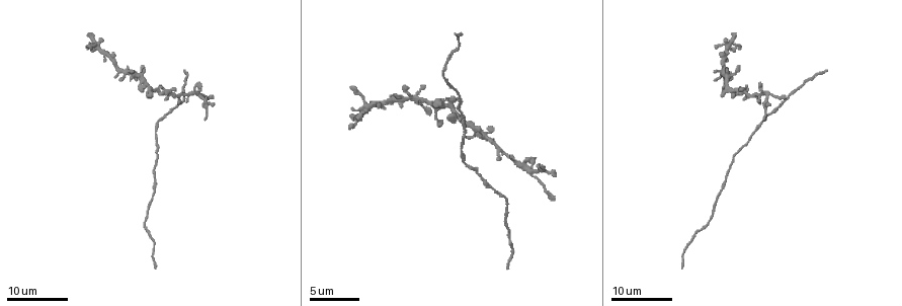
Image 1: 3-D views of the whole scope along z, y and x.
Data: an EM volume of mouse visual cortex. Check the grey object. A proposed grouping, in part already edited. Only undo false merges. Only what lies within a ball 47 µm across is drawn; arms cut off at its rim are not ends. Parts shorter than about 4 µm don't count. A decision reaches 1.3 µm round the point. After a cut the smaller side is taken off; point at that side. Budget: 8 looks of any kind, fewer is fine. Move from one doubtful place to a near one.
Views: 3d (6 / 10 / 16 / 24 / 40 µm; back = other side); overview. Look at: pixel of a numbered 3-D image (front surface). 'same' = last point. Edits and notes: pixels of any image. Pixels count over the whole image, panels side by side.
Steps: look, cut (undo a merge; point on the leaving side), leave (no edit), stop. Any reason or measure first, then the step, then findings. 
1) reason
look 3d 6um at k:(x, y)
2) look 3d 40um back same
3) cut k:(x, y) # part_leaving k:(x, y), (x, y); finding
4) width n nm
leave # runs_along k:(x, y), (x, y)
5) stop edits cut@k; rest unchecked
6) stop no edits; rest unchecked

side arm on a straight run
look 3d 24um at 1:(498, 147)

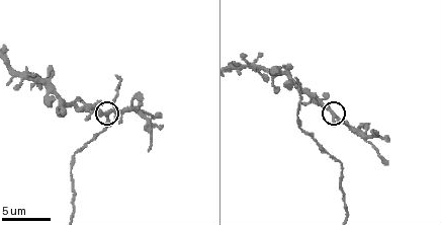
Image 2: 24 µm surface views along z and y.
look 3d 6um at 2:(332, 112)

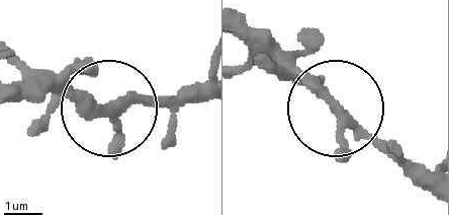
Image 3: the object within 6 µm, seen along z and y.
arms 3
leave # all the same cell

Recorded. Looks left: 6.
look 3d 16um at 2:(93, 138)

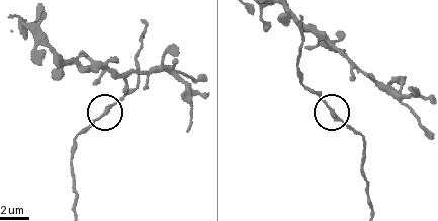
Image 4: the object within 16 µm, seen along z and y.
look 3d 16um back at 4:(332, 112)

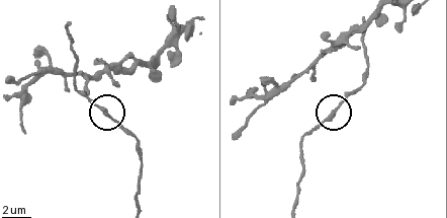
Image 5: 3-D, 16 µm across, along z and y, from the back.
width 250 nm
leave # runs_along 5:(139, 143), (85, 94); continuous, no second cell

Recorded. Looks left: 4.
narrows sharply
look 3d 10um at 2:(33, 82)

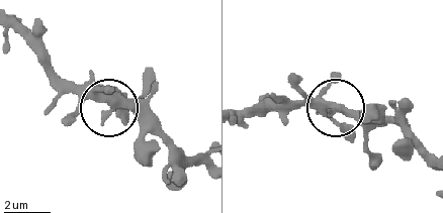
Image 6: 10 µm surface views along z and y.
look 3d 6um at 6:(105, 109)

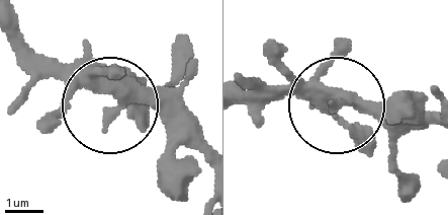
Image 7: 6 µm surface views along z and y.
leave # one cell here

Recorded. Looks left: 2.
thick turns thin
look 3d 16um at 1:(458, 103)

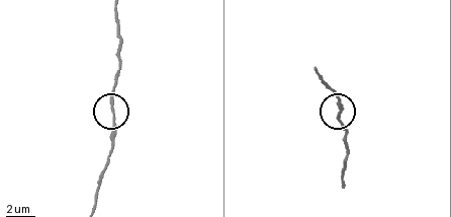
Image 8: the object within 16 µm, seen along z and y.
look 3d 6um at 8:(114, 116)

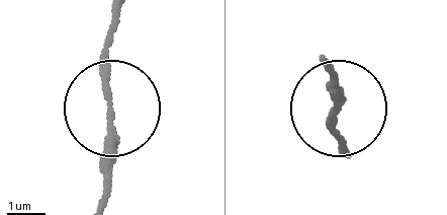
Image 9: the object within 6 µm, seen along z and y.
width 160 nm
leave # runs_along 9:(118, 18), (102, 57), (112, 190); one cell here

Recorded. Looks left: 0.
stop no edits; rest unchecked

